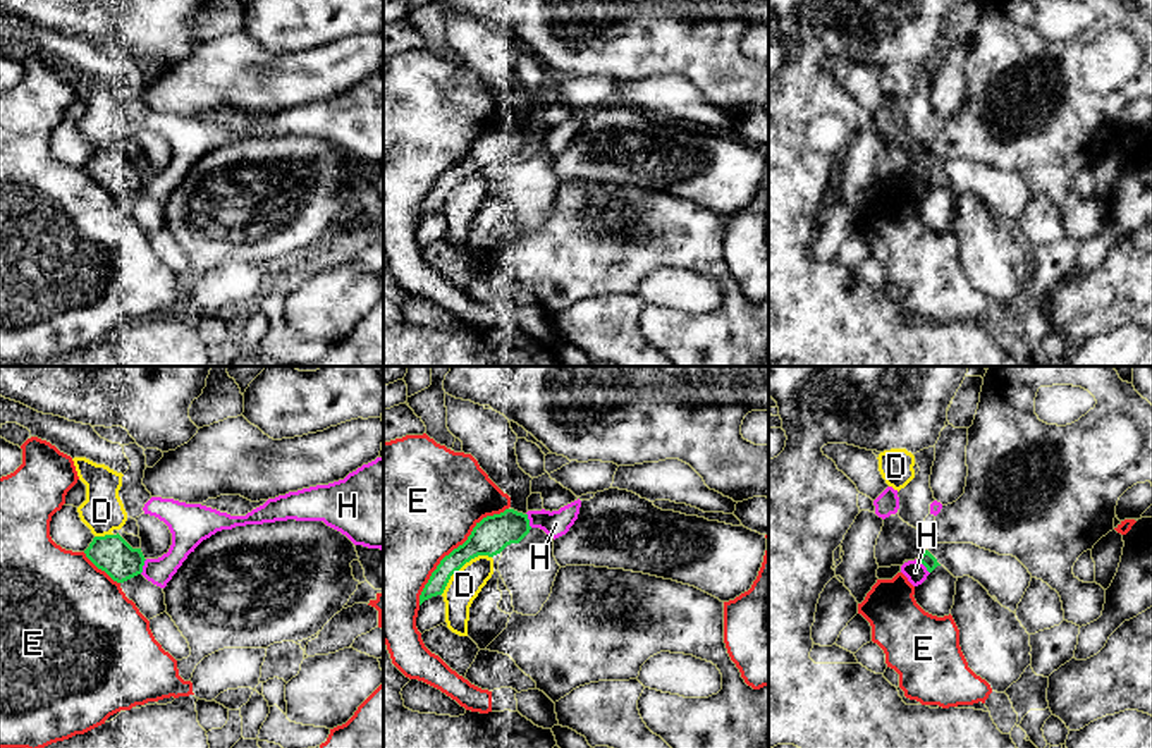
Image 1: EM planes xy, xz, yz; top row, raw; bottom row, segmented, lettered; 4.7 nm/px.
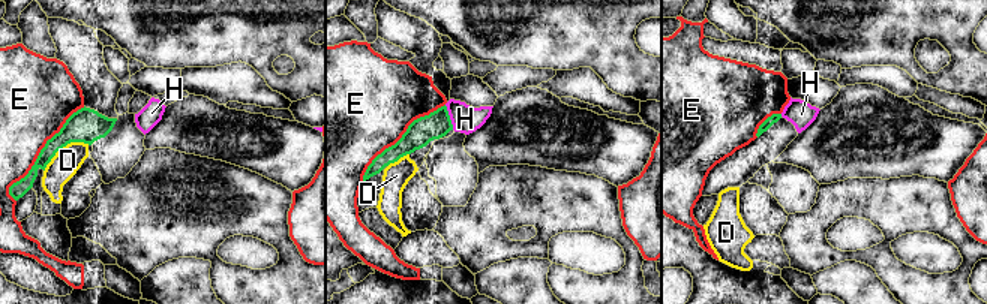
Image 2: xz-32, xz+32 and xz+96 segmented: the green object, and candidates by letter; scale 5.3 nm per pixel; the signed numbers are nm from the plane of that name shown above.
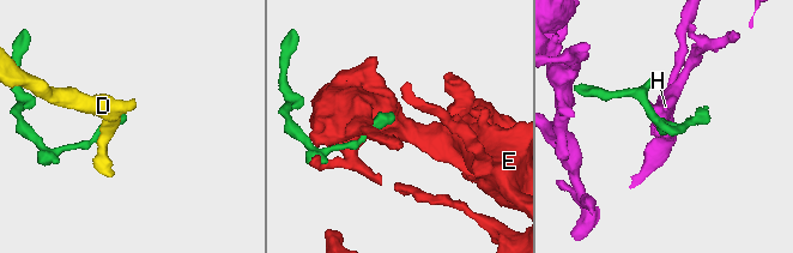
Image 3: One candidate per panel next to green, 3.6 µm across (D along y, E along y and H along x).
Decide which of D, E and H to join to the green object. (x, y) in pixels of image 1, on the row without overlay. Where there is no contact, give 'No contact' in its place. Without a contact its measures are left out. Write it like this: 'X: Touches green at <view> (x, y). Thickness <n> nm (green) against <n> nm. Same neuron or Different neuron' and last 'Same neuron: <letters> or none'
D: Touches green at xz (461, 181). Thickness 170 nm (green) against 150 nm. Different neuron
E: Touches green at xz (454, 164). Thickness 170 nm (green) against 500 nm. Different neuron
H: Touches green at yz (924, 179). Thickness 70 nm (green) against 100 nm. Different neuron
Same neuron: none

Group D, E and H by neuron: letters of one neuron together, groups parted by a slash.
D / E / H

